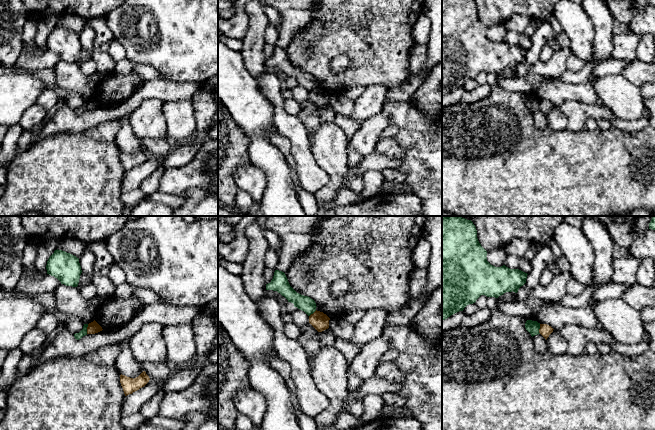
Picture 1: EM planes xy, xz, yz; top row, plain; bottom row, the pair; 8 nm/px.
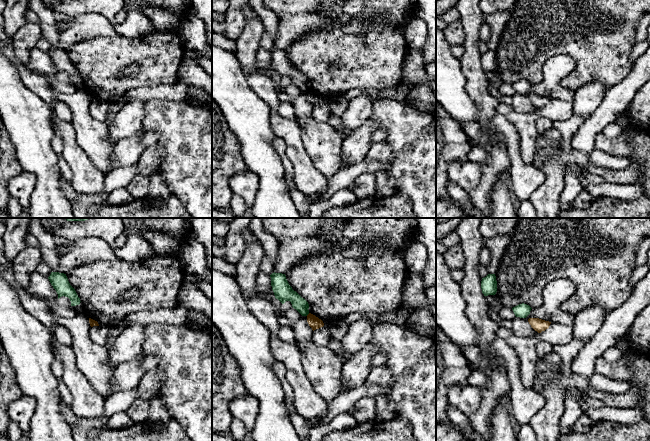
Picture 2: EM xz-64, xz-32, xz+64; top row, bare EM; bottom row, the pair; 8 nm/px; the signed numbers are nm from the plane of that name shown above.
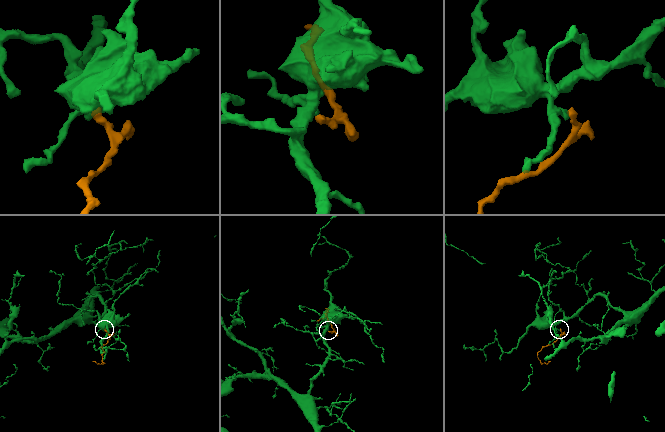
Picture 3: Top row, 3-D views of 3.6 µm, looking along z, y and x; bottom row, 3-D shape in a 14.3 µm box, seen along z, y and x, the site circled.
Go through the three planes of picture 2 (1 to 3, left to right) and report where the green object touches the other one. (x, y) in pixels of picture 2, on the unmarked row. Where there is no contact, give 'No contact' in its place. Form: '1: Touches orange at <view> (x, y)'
1: No contact
2: Touches orange at xz-32 (308, 90)
3: No contact

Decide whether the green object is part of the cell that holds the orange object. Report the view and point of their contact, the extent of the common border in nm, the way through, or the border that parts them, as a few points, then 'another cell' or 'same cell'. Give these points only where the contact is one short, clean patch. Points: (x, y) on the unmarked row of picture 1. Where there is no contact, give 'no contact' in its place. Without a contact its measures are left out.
contact xy (87, 105); length 80 nm; border xy (88, 100), (86, 109); another cell

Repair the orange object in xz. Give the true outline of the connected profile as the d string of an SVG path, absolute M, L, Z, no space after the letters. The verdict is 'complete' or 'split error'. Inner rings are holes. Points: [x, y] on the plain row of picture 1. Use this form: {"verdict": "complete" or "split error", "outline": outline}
{"verdict": "complete", "outline": "M315 87L309 92L309 99L318 107L322 108L329 104L330 94L320 87Z"}

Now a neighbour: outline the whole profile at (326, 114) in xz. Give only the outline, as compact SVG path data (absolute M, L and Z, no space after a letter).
M326 105L320 109L320 122L333 122L335 114L329 105Z

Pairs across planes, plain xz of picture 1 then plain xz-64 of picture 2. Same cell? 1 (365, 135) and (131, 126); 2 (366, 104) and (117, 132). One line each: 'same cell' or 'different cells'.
1: different cells
2: same cell

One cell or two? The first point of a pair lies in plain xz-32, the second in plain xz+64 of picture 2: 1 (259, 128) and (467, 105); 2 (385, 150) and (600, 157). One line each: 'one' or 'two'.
1: one
2: two

